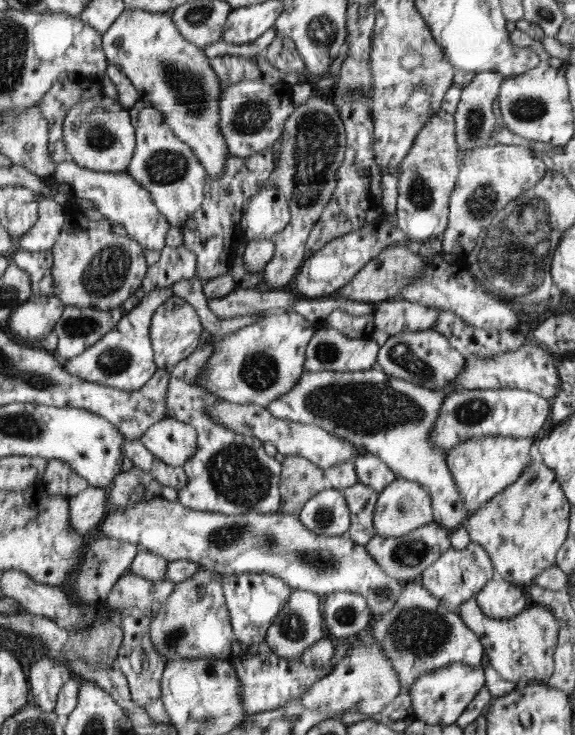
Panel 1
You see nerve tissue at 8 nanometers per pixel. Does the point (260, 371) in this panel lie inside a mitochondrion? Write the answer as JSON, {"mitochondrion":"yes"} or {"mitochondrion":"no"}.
{"mitochondrion":"yes"}

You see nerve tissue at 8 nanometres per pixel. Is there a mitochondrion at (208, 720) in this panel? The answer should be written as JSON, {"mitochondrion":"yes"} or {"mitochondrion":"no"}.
{"mitochondrion":"yes"}

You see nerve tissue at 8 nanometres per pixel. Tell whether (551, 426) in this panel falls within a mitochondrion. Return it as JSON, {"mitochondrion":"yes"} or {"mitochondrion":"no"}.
{"mitochondrion":"no"}

